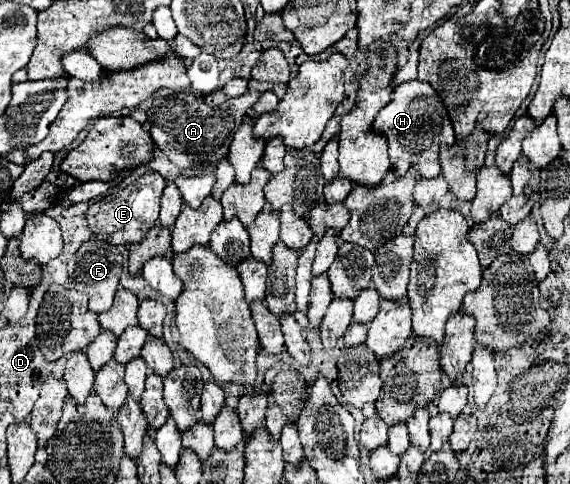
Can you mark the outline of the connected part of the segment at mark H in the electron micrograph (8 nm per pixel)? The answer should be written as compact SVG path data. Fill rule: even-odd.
M417 79L395 87L391 103L379 111L373 129L389 139L389 155L395 173L407 173L413 167L423 179L431 179L441 173L439 147L443 143L455 143L455 131L441 97L429 83Z

